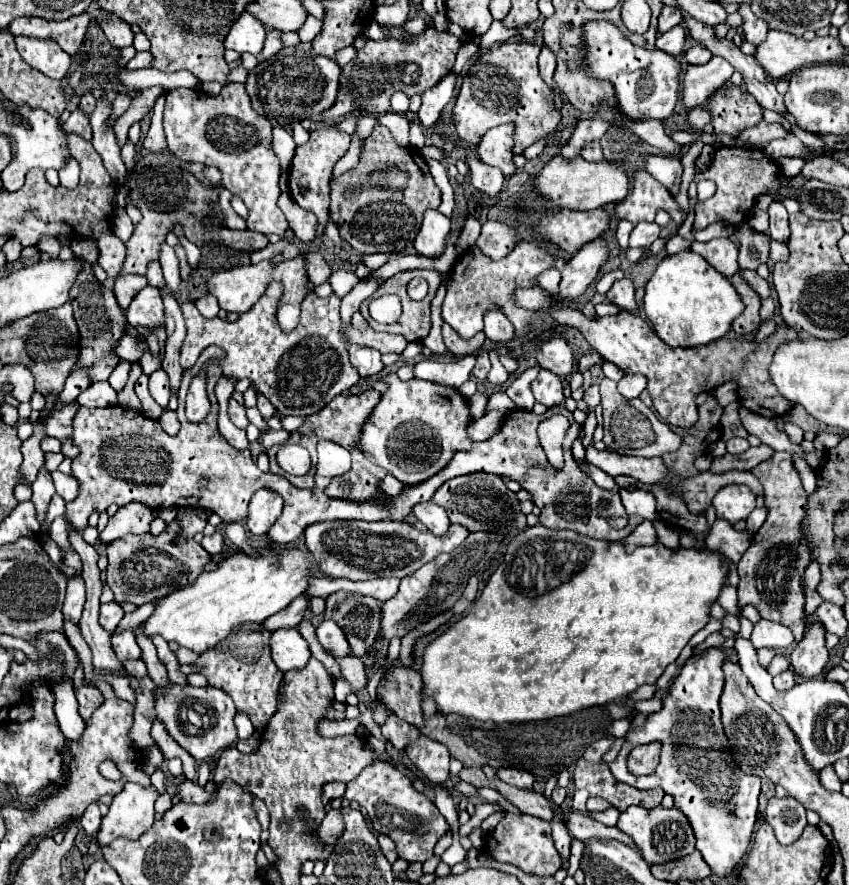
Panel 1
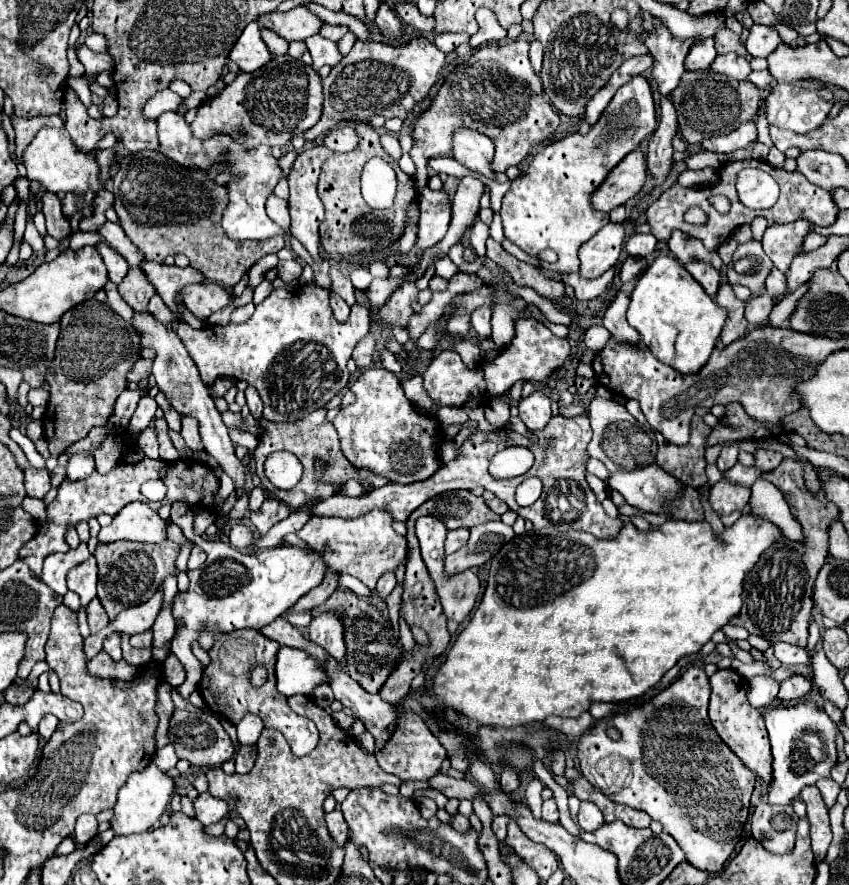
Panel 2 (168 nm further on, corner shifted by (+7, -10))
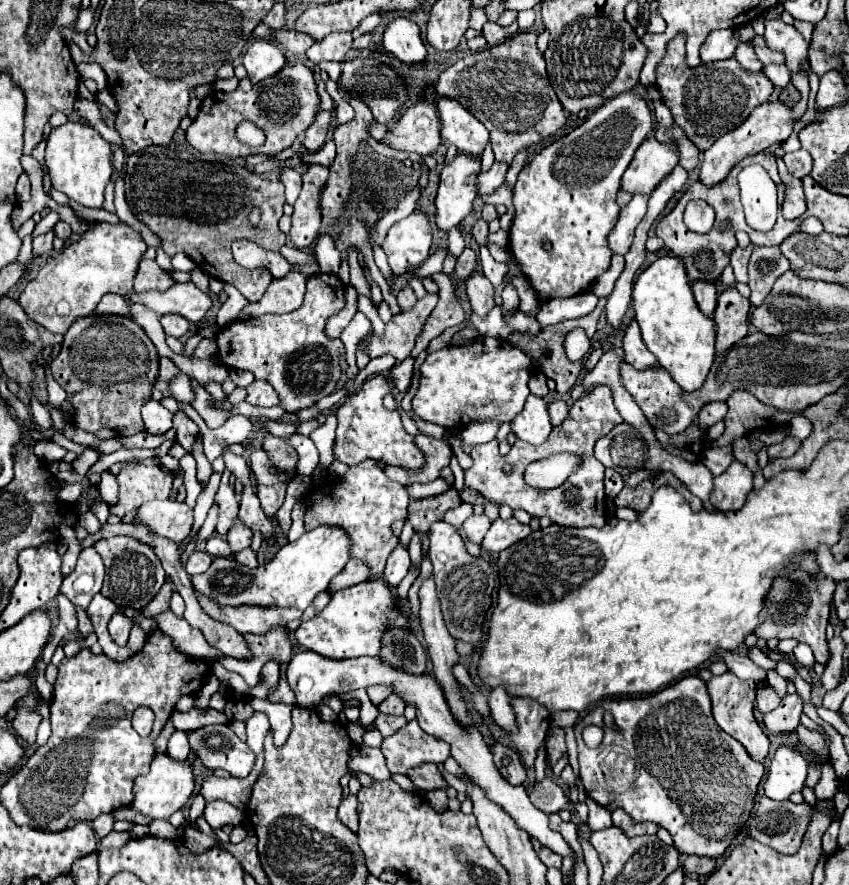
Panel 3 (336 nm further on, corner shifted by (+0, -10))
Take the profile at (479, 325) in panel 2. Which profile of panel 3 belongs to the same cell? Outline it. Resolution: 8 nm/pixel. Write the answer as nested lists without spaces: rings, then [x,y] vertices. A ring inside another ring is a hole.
[[[472,274],[466,282],[466,296],[472,304],[472,312],[486,318],[494,304],[494,288],[482,274]]]

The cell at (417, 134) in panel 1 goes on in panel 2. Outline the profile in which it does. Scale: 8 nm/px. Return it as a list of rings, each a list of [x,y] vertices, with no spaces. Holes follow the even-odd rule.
[[[523,38],[517,40],[505,40],[505,42],[495,42],[481,46],[475,50],[465,62],[457,64],[449,78],[443,82],[439,92],[433,96],[429,108],[419,114],[415,124],[411,126],[411,138],[413,146],[409,150],[409,156],[415,162],[415,174],[413,174],[413,184],[421,190],[427,182],[427,160],[435,156],[451,156],[451,136],[453,130],[459,126],[477,130],[485,136],[489,136],[495,144],[495,156],[491,162],[491,168],[495,172],[505,172],[509,166],[517,166],[525,160],[529,150],[537,144],[541,144],[555,128],[559,126],[559,114],[553,110],[553,106],[545,100],[543,88],[541,88],[541,78],[535,74],[529,62],[529,42]]]

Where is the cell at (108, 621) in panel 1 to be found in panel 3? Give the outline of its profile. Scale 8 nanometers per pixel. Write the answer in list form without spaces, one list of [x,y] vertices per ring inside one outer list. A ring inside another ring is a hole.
[[[102,594],[94,596],[94,600],[90,602],[90,606],[88,606],[88,616],[90,616],[92,624],[94,624],[94,632],[96,632],[100,638],[108,636],[106,626],[108,626],[110,618],[112,618],[116,612],[118,612],[118,606],[116,606],[112,600],[104,598]]]

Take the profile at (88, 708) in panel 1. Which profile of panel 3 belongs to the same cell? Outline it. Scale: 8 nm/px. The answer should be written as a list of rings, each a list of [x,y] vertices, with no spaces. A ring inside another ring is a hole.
[[[40,660],[40,664],[38,664],[38,678],[36,678],[36,690],[40,692],[40,698],[46,702],[46,704],[50,704],[50,700],[52,700],[52,686],[46,682],[46,678],[44,678],[44,668],[46,668],[46,664]]]

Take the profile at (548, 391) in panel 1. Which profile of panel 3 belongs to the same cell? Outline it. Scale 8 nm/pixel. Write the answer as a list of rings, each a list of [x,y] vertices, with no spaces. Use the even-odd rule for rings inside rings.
[[[528,396],[524,410],[512,420],[512,432],[528,444],[542,444],[550,436],[552,424],[548,414],[548,404],[544,398]]]

